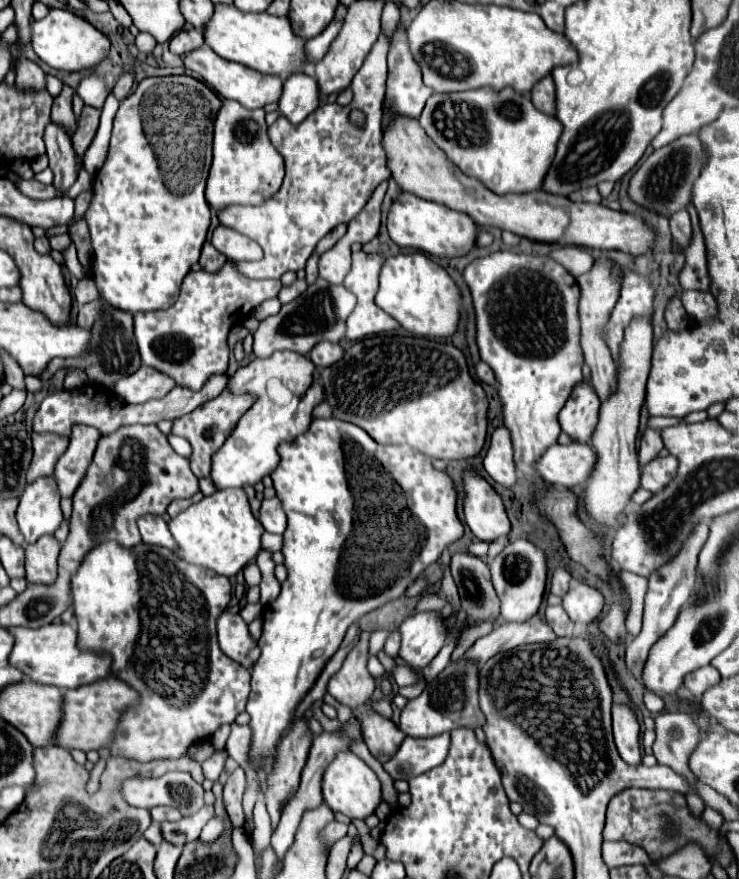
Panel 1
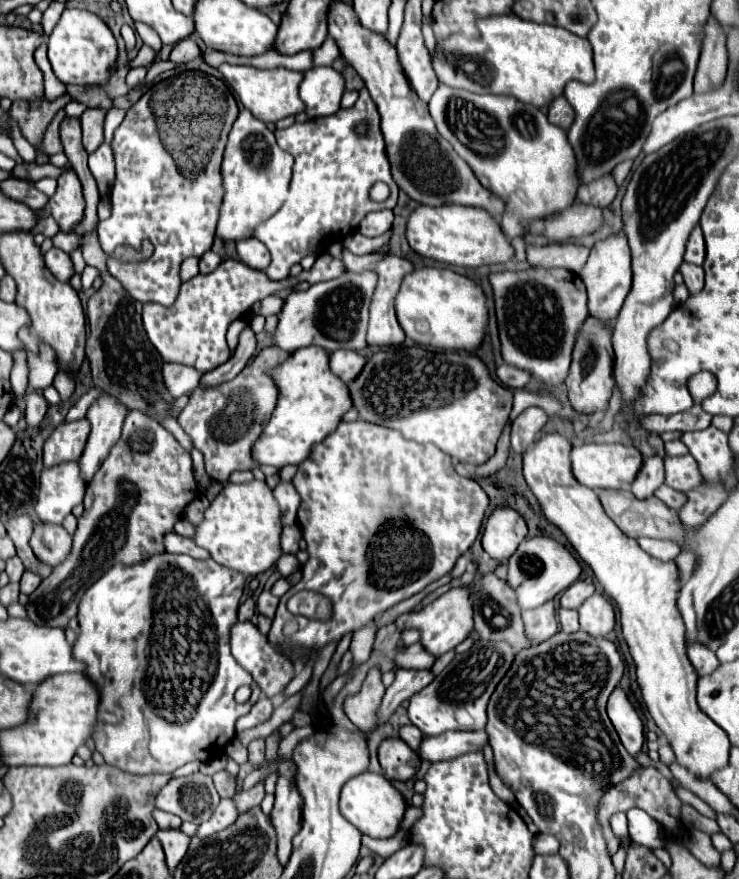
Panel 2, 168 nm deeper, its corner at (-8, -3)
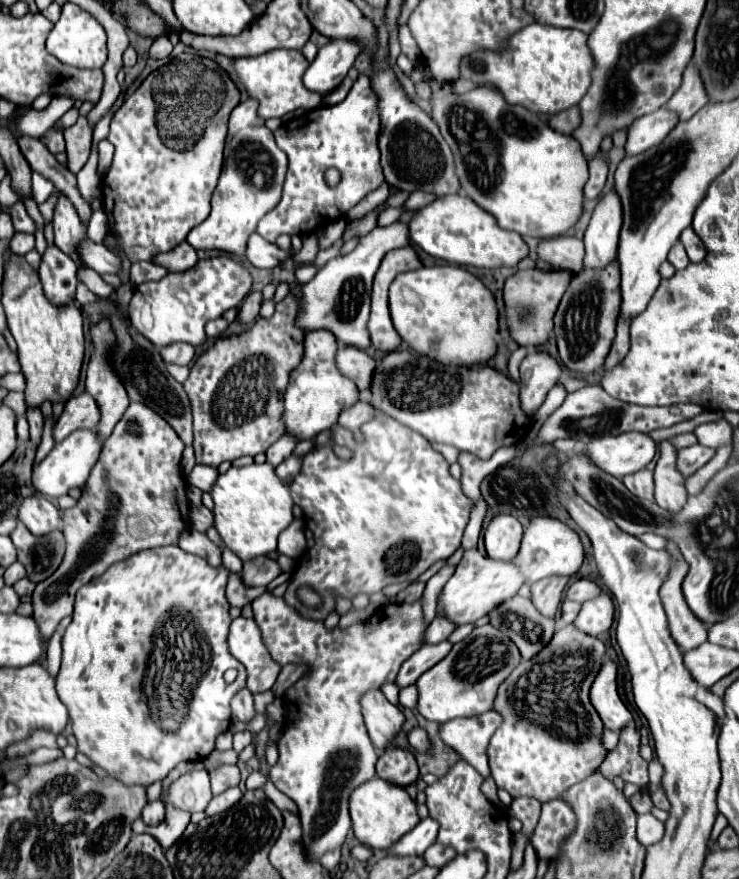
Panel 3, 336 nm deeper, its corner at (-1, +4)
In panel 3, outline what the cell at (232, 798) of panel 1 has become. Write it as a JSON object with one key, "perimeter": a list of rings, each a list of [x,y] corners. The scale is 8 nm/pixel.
{"perimeter":[[[241,688],[233,700],[231,700],[231,714],[233,720],[241,720],[247,722],[255,716],[255,706],[253,706],[253,694],[247,688]]]}

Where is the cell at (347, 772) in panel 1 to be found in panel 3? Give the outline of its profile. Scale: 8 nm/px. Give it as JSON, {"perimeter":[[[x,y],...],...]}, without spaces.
{"perimeter":[[[373,778],[361,784],[349,798],[349,810],[357,842],[373,850],[389,850],[393,842],[401,840],[409,830],[413,830],[417,822],[421,822],[417,806],[405,792],[405,788],[383,782],[381,778]]]}

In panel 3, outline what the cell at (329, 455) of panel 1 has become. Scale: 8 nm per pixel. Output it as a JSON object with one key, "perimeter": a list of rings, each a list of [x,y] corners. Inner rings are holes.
{"perimeter":[[[381,412],[373,420],[365,422],[359,432],[363,436],[361,442],[357,442],[351,430],[337,424],[333,428],[333,438],[339,446],[349,448],[353,456],[341,460],[331,448],[315,446],[315,450],[305,456],[301,474],[291,482],[291,496],[305,516],[311,518],[307,520],[307,526],[315,536],[315,546],[305,552],[305,560],[299,562],[295,578],[285,592],[285,600],[305,618],[325,620],[329,612],[335,610],[335,596],[353,598],[359,592],[381,592],[387,584],[417,580],[433,562],[449,558],[459,548],[469,512],[475,504],[461,492],[459,480],[449,474],[449,464],[443,454],[437,452],[419,432],[409,430]],[[301,586],[309,586],[321,596],[317,608],[309,608],[297,598]]]}

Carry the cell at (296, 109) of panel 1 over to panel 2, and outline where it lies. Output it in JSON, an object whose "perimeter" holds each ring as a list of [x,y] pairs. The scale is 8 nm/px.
{"perimeter":[[[314,67],[308,73],[304,73],[304,79],[300,83],[300,99],[306,105],[304,111],[308,117],[336,113],[336,109],[340,109],[342,93],[342,73],[334,71],[332,67]]]}

